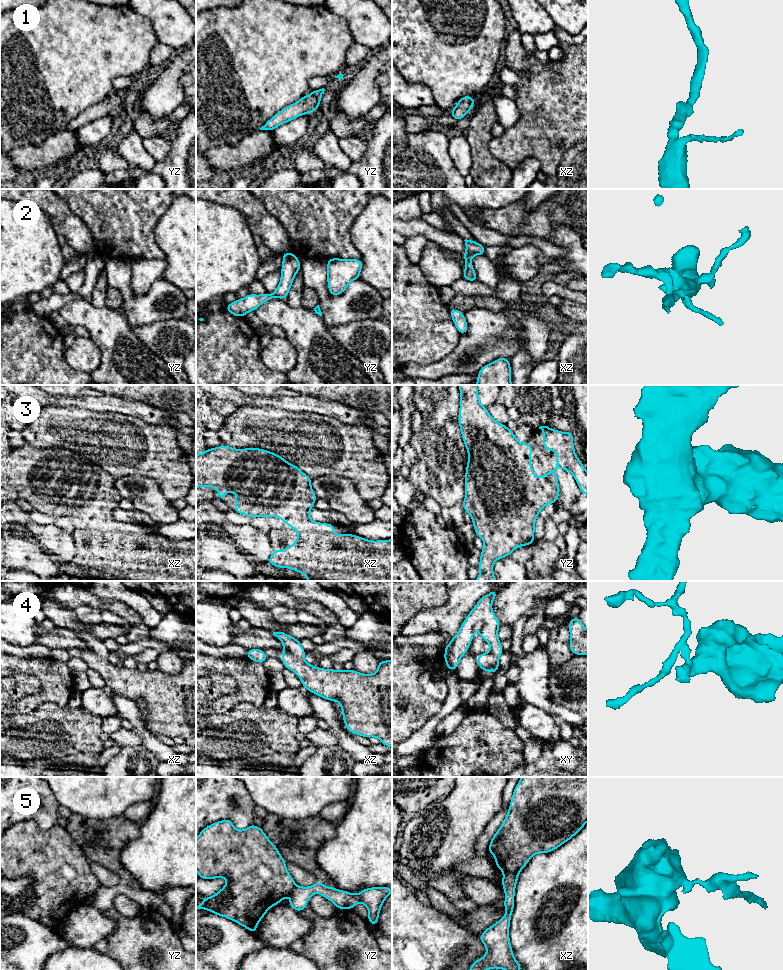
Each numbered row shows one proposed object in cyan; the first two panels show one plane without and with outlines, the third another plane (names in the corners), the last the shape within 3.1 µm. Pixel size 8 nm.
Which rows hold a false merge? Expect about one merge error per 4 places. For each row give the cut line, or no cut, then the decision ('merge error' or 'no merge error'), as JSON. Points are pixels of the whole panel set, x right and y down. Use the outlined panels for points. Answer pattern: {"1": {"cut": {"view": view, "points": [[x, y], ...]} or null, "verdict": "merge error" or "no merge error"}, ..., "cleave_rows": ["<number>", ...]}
{"1": {"cut": null, "verdict": "no merge error"}, "2": {"cut": null, "verdict": "no merge error"}, "3": {"cut": null, "verdict": "no merge error"}, "4": {"cut": {"view": "xz", "points": [[284, 649], [303, 659]]}, "verdict": "merge error"}, "5": {"cut": {"view": "xz", "points": [[504, 873], [516, 875]]}, "verdict": "merge error"}, "cleave_rows": ["4", "5"]}

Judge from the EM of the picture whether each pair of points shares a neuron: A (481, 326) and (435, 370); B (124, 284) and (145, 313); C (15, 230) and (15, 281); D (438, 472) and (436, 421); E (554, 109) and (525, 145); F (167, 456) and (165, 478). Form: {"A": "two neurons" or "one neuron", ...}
{"A": "one neuron", "B": "one neuron", "C": "one neuron", "D": "one neuron", "E": "one neuron", "F": "one neuron"}

